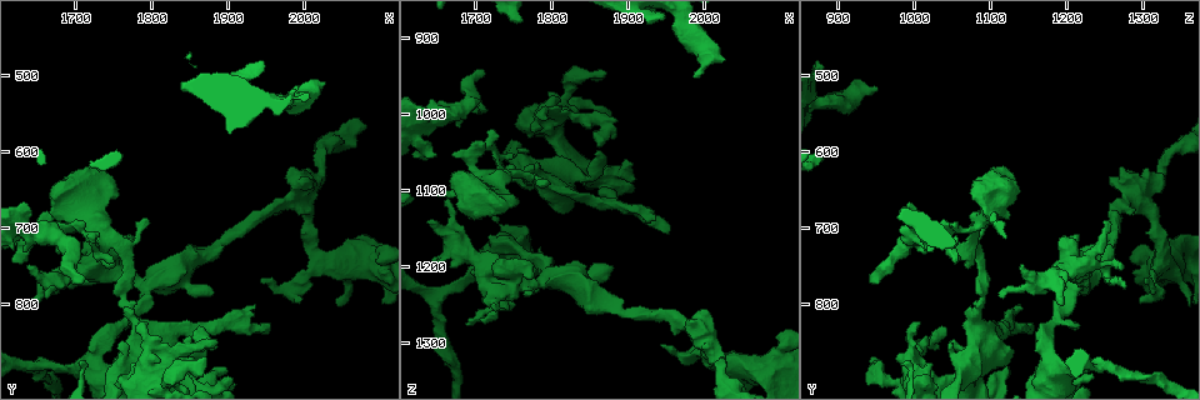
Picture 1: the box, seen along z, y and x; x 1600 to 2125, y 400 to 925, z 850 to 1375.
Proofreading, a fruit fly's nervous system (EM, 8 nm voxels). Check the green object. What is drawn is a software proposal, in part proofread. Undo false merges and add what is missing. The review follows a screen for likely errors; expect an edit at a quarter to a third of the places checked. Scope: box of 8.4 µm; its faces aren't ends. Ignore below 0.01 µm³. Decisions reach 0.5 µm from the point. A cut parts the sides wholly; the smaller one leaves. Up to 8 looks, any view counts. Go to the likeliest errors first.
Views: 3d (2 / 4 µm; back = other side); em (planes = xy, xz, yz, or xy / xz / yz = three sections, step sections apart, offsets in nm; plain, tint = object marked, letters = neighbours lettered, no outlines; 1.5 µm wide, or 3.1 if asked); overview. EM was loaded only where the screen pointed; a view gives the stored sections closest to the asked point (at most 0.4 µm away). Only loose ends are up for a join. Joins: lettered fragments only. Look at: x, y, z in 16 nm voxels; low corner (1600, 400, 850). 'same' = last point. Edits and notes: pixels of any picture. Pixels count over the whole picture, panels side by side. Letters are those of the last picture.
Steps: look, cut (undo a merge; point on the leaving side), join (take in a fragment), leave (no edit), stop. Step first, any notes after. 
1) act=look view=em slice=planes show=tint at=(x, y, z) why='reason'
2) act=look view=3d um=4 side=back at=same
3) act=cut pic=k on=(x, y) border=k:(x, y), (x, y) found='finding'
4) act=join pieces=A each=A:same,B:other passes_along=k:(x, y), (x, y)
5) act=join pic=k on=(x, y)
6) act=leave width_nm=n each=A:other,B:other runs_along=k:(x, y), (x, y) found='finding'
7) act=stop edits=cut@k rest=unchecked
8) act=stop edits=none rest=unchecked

act=look view=em slice=planes show=letters at=(1640, 750, 1140) why='branch stops here'

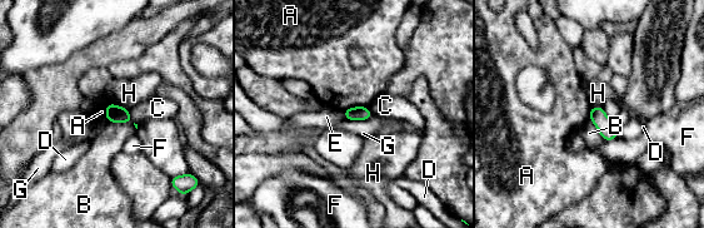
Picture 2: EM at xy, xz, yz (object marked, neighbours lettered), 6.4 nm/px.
act=leave each=A:other,B:other,C:other,D:other,E:other,F:other,G:other,H:other border=2:(367, 105), (354, 105), (344, 110) found='none of them fits'

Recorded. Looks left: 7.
act=look view=3d um=4 at=(1985, 785, 1315) why='abrupt turn'

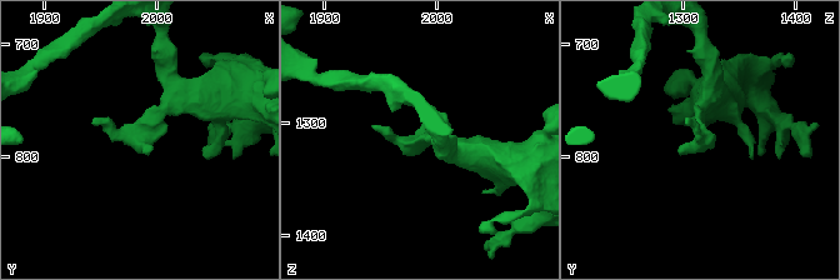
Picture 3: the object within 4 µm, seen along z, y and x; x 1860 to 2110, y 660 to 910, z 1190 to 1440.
act=look view=em slice=planes show=letters at=(1984, 780, 1316) why='need the tissue'

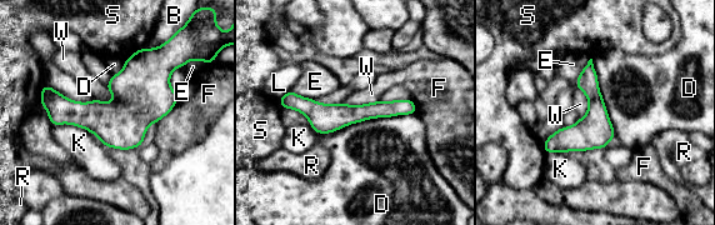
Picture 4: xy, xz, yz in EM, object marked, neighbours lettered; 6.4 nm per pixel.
act=leave width_nm=180 each=B:other,D:other,E:other,F:other,K:other,L:other,R:other,S:other,W:other runs_along=4:(283, 100), (316, 113), (413, 110) found='continuous, no second neuron'

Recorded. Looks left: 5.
act=look view=3d um=4 at=(1785, 780, 1210) why='three arms meet'

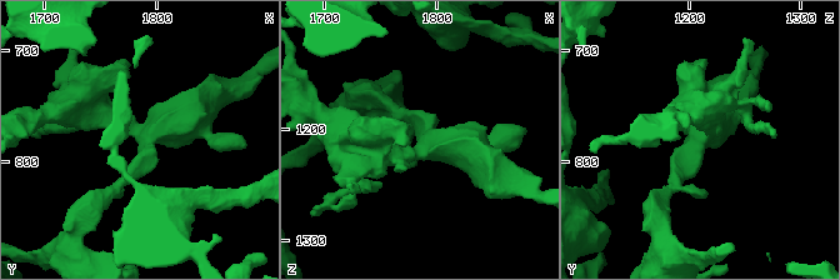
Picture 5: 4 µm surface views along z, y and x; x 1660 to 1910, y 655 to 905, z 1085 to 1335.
act=look view=em slice=yz step=4 show=tint at=(1788, 778, 1208) arms=3 arm_widths_nm=180,300,550 why='need the tissue'

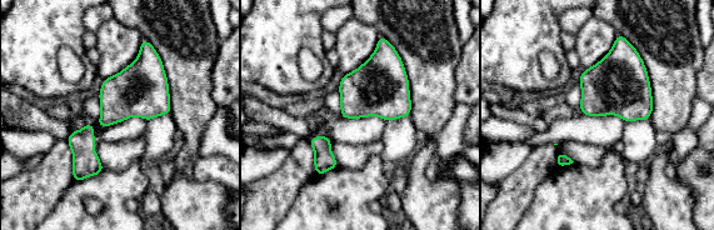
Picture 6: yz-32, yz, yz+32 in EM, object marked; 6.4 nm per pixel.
act=look view=em slice=planes show=letters at=same

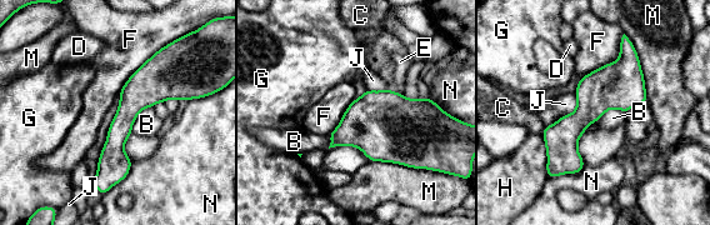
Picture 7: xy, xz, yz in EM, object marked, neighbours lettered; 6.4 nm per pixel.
act=leave each=B:other,C:other,D:other,E:other,F:other,G:other,H:other,J:other,M:other,N:other border=7:(173, 40), (148, 58), (118, 95) found='continuous, no second neuron'

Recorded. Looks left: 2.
act=stop edits=none rest=unchecked

